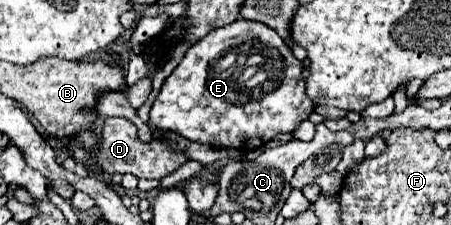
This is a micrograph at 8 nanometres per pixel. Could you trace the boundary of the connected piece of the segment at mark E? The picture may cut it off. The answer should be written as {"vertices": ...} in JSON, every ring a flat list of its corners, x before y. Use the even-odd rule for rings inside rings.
{"vertices":[[237,19,225,29,215,29,197,41,177,65,177,69,165,79,153,109,149,125,163,131,175,131,195,143,207,143,221,149,245,149,253,151,263,147,279,133,295,131,301,121,313,113,313,103,305,93,303,63,293,57,291,49,277,35,275,29,265,23]]}

